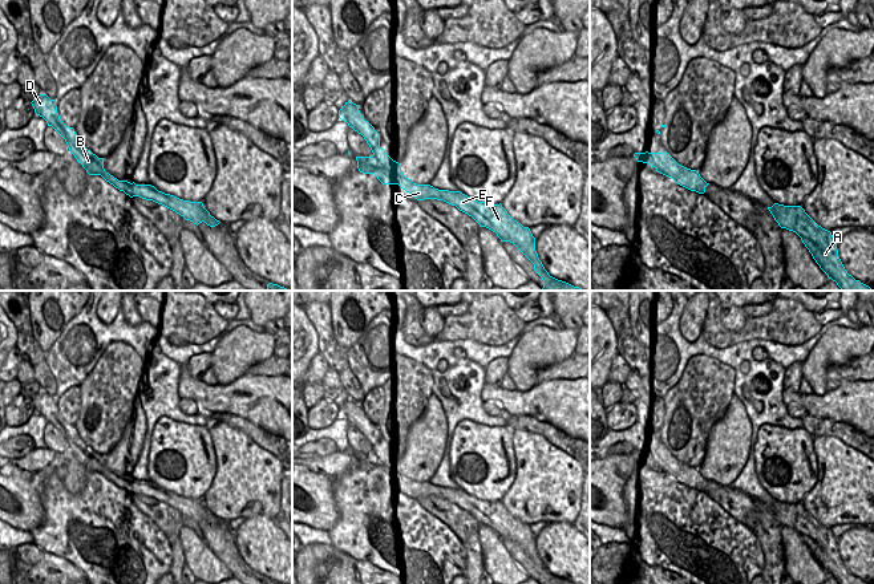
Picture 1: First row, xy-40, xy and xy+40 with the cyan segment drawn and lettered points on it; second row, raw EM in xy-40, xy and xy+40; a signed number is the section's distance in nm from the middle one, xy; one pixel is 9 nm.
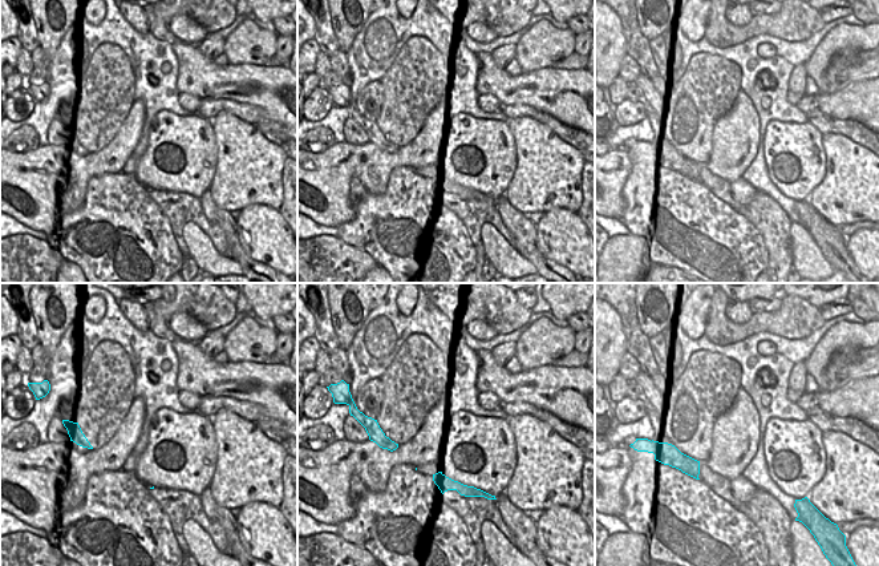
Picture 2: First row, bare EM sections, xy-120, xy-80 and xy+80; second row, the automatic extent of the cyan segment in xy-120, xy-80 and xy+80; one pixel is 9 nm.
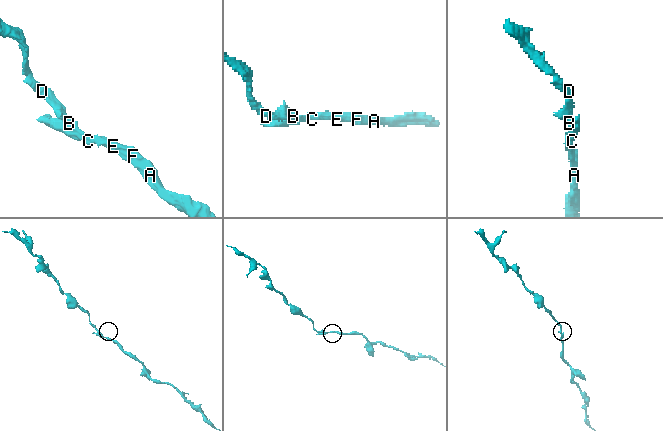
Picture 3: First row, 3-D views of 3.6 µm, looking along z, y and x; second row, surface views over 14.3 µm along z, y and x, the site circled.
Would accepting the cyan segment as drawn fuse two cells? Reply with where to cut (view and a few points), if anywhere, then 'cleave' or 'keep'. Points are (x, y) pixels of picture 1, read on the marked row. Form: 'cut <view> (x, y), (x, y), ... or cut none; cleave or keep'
cut none; keep

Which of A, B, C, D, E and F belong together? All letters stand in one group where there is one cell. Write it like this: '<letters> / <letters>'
A B C D E F

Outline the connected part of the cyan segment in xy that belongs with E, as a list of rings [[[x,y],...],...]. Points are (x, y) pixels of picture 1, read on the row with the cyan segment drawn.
[[[348,101],[339,110],[339,118],[361,134],[369,145],[372,157],[356,157],[357,169],[363,174],[375,174],[383,184],[398,184],[417,200],[437,199],[456,206],[472,216],[480,227],[486,227],[497,234],[501,242],[513,243],[533,264],[534,271],[543,280],[543,291],[584,291],[549,275],[535,251],[535,238],[529,227],[514,220],[502,204],[478,202],[461,191],[438,190],[430,184],[417,184],[401,173],[401,163],[393,161],[380,147],[380,134],[364,119],[359,105]]]

